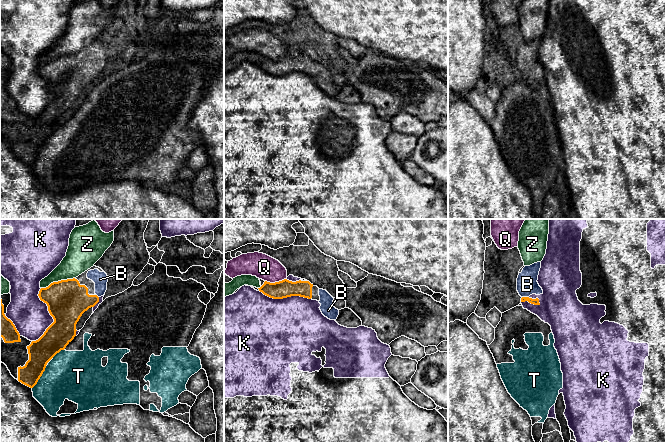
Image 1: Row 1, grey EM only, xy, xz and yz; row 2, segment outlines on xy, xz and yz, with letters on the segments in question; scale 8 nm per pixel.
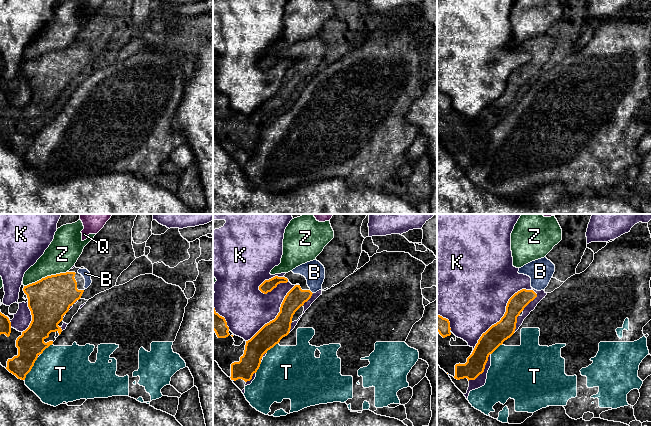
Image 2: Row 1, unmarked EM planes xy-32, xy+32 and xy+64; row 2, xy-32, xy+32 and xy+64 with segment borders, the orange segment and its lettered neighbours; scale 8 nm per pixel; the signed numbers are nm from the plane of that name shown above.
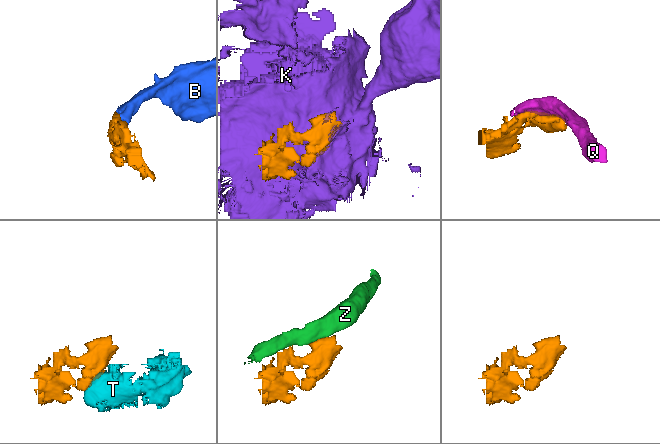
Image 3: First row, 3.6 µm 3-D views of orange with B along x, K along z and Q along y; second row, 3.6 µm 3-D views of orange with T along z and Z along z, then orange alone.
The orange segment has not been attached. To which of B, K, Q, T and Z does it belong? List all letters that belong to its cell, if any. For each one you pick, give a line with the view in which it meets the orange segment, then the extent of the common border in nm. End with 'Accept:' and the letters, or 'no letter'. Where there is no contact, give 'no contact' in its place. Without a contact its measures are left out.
B: yz | 60 nm
Accept: B

